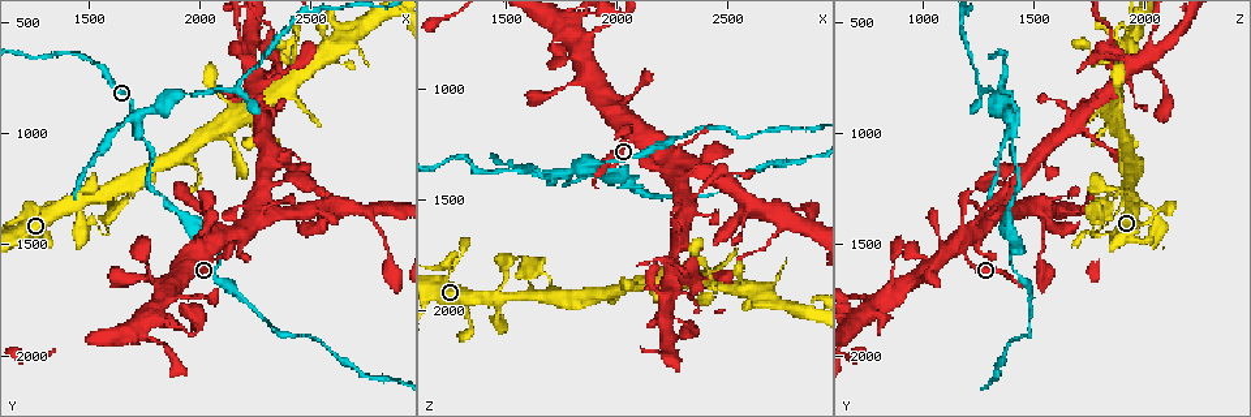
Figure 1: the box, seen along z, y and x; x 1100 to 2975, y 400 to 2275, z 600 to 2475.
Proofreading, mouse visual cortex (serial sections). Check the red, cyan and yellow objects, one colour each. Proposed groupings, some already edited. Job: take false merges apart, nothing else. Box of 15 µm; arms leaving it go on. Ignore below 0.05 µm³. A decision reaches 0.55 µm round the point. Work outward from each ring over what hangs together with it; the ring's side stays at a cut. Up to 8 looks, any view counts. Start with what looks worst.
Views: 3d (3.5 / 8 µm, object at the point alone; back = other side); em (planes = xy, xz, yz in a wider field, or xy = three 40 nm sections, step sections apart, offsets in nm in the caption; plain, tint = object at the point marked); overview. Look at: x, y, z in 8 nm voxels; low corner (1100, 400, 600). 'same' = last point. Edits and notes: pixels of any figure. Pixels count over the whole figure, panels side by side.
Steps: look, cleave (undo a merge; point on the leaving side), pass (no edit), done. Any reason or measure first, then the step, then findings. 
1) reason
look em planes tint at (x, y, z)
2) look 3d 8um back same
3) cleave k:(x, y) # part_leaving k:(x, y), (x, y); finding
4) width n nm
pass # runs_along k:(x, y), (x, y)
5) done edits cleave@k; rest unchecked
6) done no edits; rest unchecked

four or more arms meet
look em xy step 2 tint at (1730, 930, 1400)

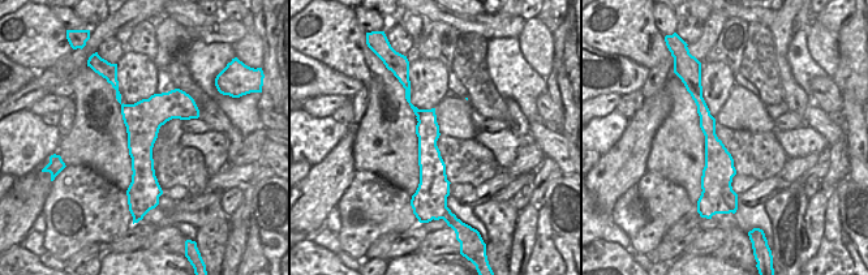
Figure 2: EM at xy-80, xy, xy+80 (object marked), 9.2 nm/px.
wider look
look 3d 3.5um same

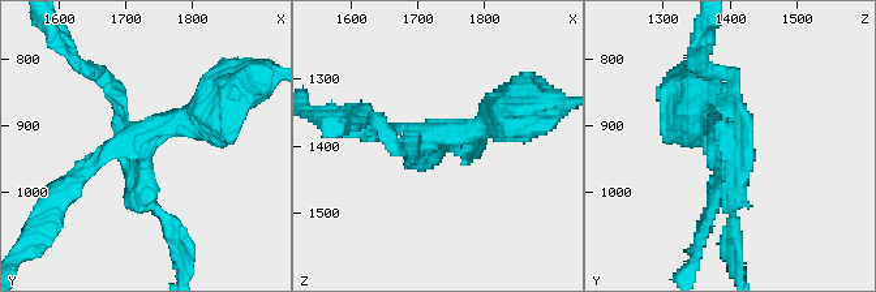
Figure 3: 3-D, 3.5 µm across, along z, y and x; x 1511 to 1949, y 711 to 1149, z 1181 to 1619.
arm_widths 150, 150, 250, 300 nm
cleave 3:(91, 168) # two cells meet here

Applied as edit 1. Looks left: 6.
abrupt turn
look 3d 3.5um at (2330, 710, 1940)

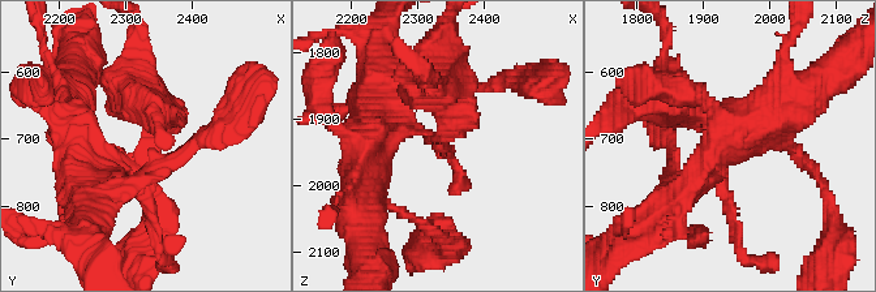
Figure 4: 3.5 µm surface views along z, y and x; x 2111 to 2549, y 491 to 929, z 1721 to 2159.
need the tissue
look em xy step 2 tint same

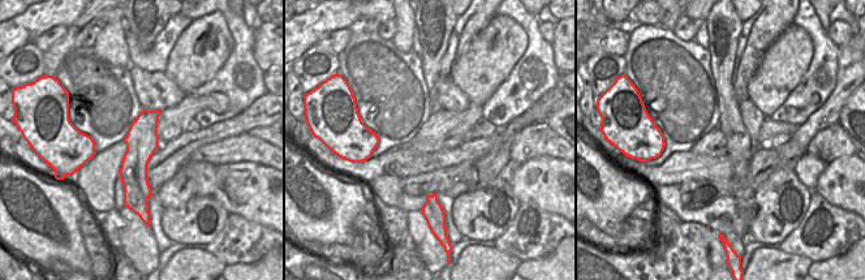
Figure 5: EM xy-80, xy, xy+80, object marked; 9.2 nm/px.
cleave 4:(701, 119) # part_leaving 4:(136, 168), (159, 121), (136, 93); two cells meet here

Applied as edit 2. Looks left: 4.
abrupt turn
look 3d 3.5um at (2080, 1590, 1390)

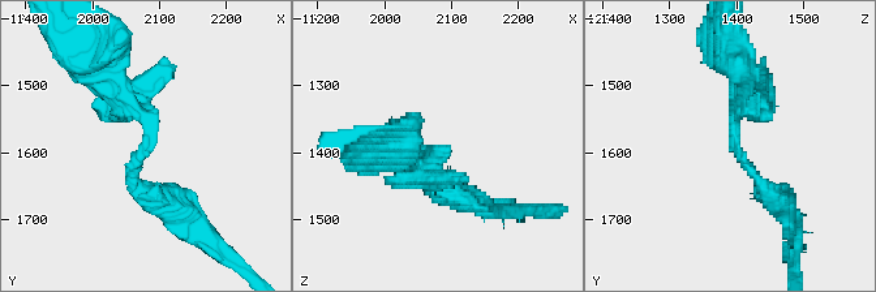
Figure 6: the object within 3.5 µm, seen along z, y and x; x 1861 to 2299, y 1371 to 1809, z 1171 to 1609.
arm_widths 200, 250 nm
look em xy step 1 tint at (2080, 1595, 1400)

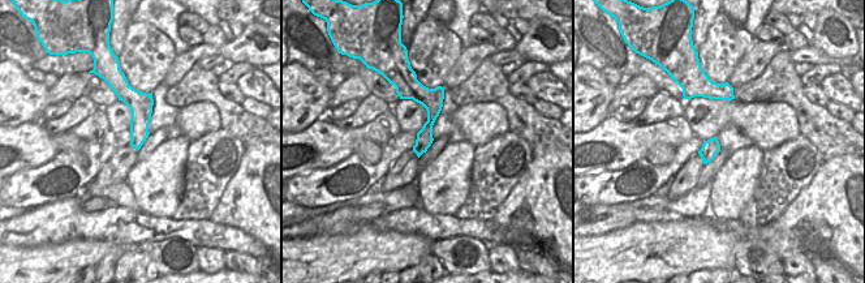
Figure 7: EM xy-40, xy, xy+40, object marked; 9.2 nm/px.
pass # runs_along 7:(414, 85), (431, 103), (420, 150); one cell here

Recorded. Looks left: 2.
done edits cleave@3, cleave@4; rest unchecked

